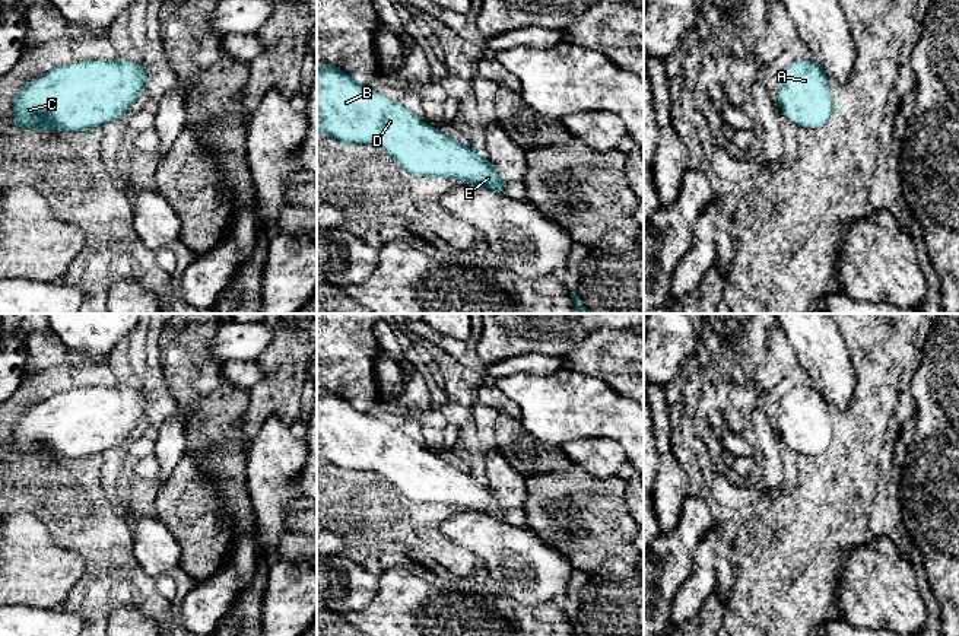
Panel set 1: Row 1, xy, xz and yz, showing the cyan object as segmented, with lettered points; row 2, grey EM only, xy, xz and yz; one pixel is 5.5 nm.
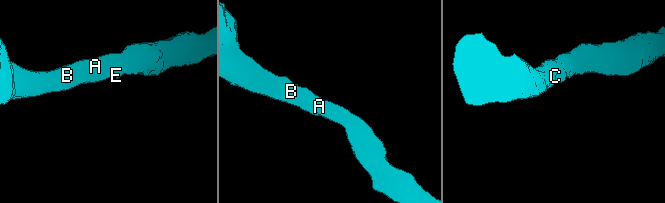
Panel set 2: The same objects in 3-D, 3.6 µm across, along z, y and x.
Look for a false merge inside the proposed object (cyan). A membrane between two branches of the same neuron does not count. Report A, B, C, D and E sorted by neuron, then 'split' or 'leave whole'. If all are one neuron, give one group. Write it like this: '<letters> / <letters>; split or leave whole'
A B C D E; leave whole

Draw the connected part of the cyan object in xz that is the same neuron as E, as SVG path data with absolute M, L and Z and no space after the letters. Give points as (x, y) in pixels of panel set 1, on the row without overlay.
M317 391L317 459L346 471L374 473L393 484L401 496L417 503L463 506L470 512L507 521L489 486L419 446L396 426L368 416L333 391Z

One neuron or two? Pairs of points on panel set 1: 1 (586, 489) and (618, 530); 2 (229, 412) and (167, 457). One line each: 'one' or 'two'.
1: one
2: two

